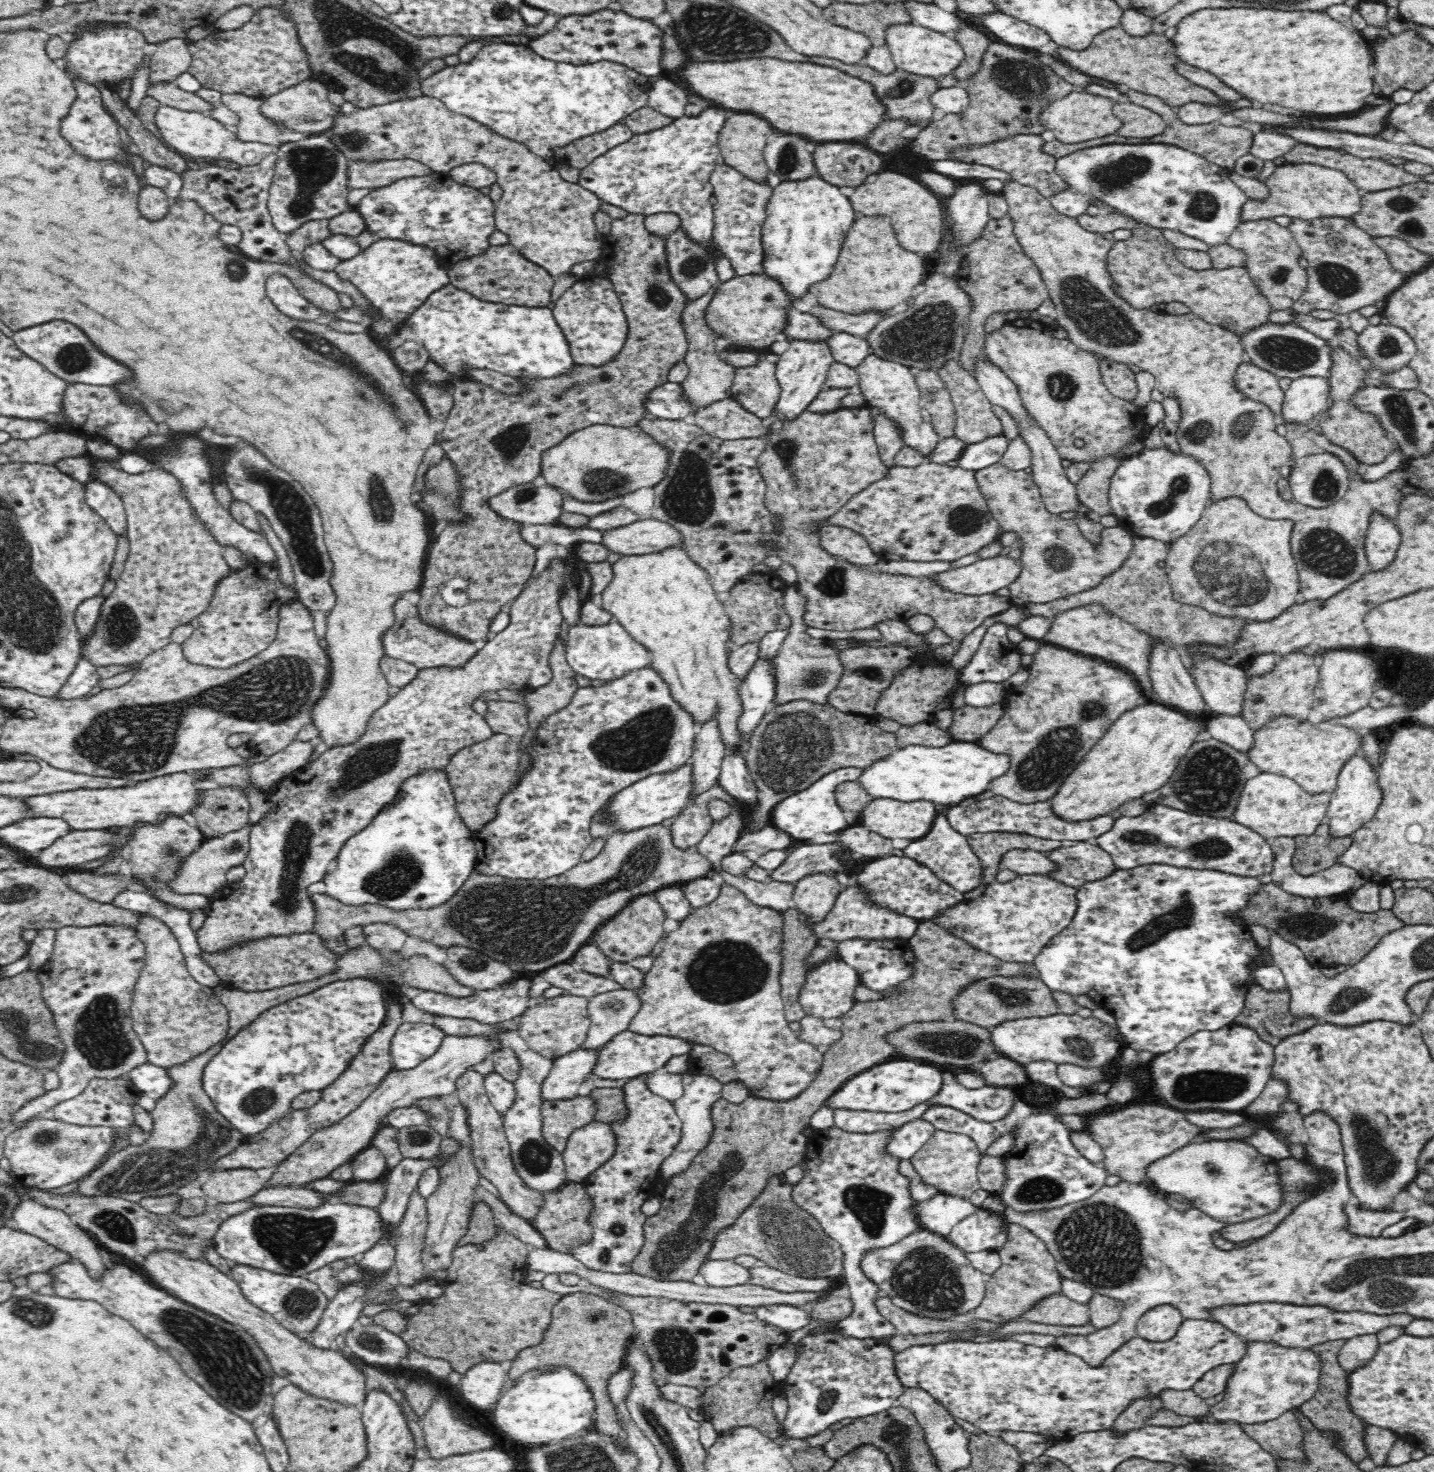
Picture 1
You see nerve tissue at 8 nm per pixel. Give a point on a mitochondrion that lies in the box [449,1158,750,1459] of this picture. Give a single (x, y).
(676, 1349)

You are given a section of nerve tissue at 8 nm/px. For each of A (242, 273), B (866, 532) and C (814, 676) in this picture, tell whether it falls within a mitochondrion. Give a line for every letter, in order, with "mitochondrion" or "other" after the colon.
A: mitochondrion
B: other
C: mitochondrion

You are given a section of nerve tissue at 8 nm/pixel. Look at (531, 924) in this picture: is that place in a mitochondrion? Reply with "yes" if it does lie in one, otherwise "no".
yes

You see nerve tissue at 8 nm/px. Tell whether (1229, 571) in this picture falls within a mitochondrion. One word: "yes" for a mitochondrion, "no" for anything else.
yes

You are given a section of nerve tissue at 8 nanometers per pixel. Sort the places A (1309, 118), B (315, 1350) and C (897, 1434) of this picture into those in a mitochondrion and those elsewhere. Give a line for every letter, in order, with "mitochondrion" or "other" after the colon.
A: other
B: other
C: mitochondrion

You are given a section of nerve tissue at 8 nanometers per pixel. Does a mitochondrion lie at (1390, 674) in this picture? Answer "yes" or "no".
no

